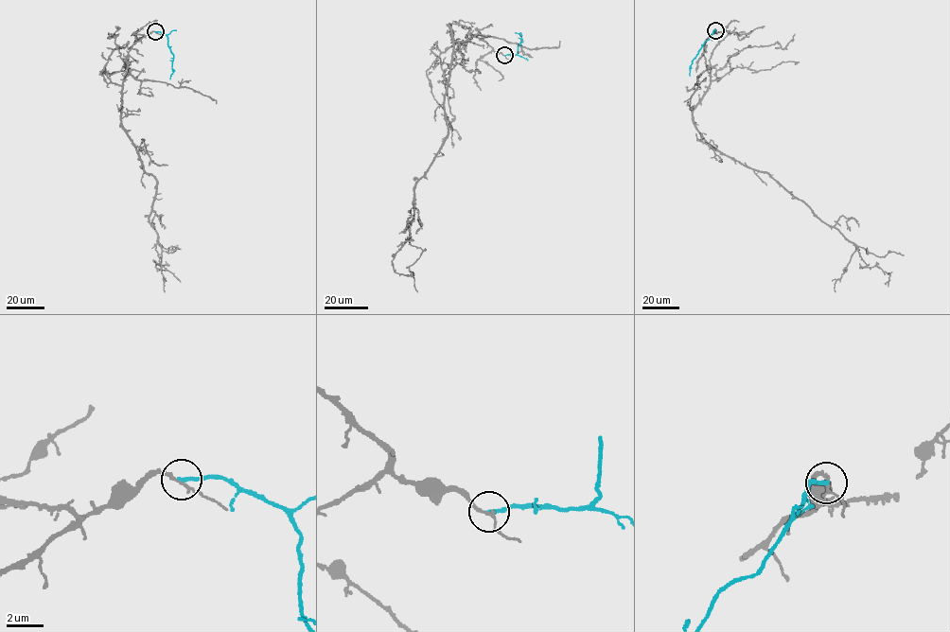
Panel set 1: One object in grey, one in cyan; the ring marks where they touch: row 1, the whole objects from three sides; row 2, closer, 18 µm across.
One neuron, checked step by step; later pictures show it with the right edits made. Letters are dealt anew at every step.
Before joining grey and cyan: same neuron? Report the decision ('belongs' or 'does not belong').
does not belong

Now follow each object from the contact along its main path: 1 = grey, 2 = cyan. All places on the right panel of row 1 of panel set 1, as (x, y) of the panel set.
1: (715, 30), (703, 48), (711, 83), (693, 111), (697, 131), (837, 229), (867, 266), (889, 273), (888, 287)
2: (715, 30), (693, 61), (690, 76)

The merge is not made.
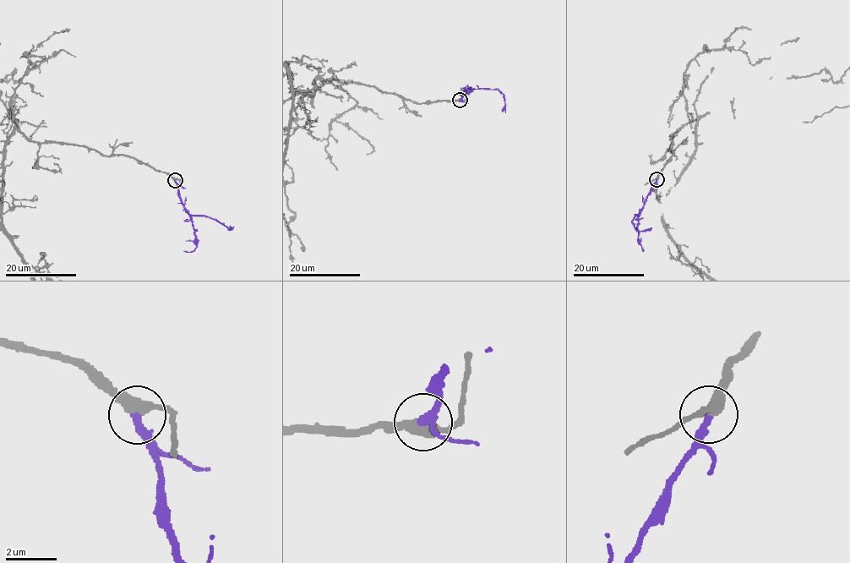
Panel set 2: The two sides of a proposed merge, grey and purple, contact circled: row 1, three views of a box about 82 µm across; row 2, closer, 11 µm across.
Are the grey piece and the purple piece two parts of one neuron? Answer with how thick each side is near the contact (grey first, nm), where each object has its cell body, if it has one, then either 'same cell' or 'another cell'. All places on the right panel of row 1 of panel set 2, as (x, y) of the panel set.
400/320 nm | grey none | purple none | same cell

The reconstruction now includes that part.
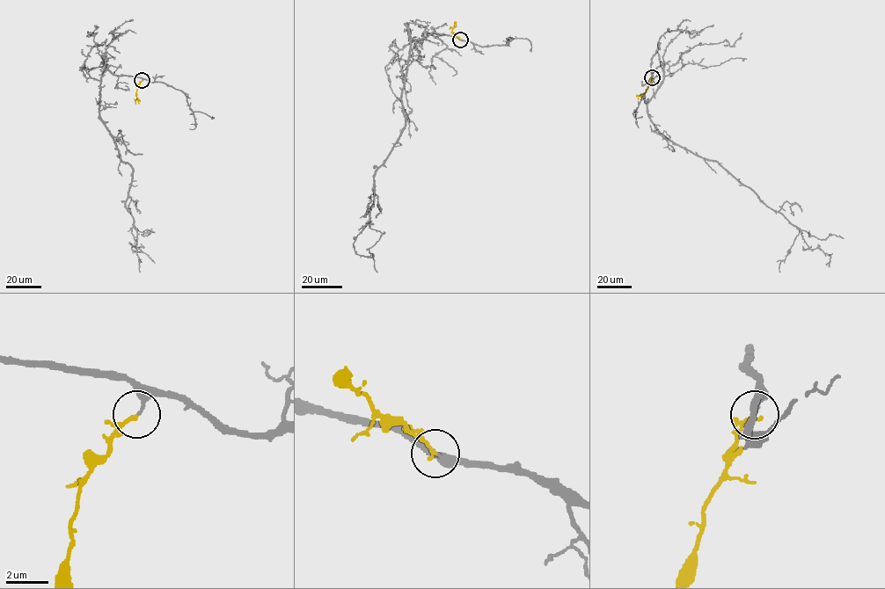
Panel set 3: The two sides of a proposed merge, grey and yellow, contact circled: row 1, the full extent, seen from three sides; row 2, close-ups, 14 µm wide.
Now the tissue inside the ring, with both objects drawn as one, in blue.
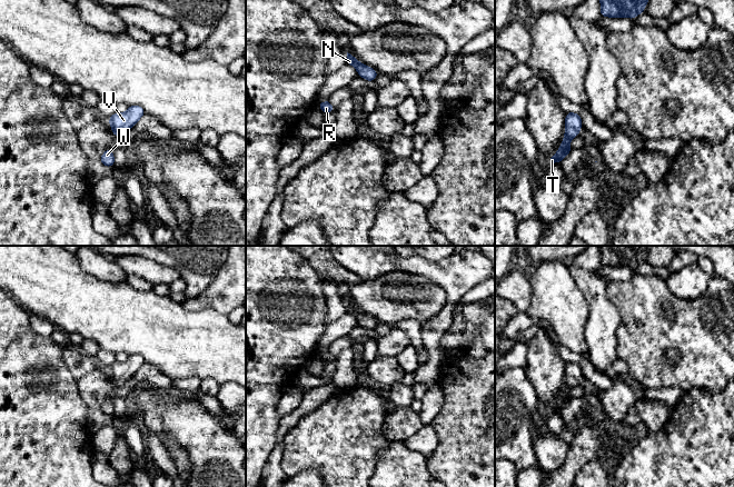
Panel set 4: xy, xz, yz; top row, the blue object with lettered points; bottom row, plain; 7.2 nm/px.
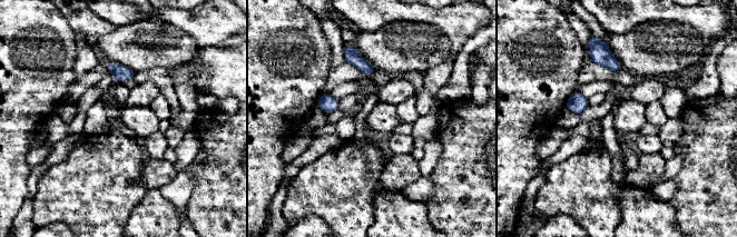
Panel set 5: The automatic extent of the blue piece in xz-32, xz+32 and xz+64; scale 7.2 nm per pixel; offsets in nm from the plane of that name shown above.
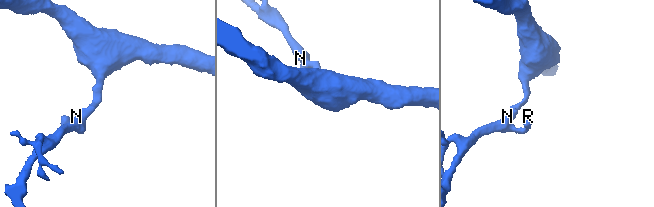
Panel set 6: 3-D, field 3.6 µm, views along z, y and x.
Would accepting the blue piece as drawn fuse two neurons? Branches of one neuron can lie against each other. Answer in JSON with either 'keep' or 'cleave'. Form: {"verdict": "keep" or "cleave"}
{"verdict": "keep"}

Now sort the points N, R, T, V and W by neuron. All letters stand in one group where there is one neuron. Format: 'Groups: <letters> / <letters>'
Groups: N R T V W

